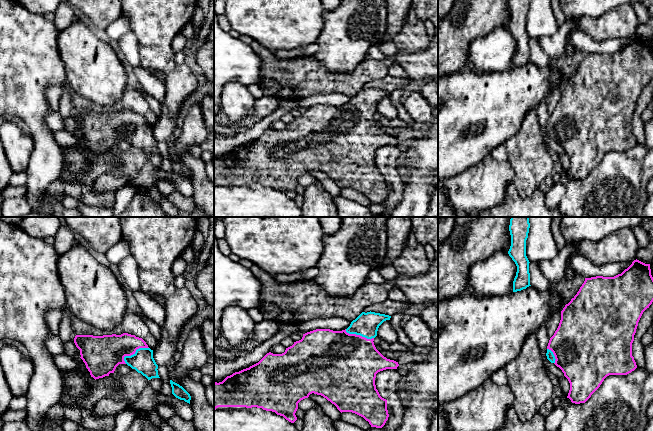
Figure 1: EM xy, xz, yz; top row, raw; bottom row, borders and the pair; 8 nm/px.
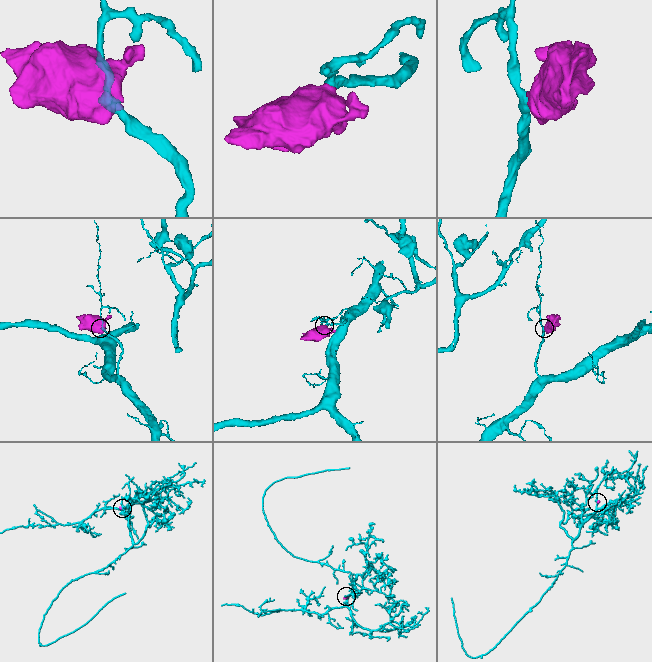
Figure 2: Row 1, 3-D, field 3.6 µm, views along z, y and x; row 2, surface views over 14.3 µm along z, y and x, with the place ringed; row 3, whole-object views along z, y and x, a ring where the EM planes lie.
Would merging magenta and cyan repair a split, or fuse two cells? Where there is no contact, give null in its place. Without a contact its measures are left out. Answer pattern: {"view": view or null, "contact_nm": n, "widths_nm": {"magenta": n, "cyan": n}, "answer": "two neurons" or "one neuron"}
{"view": "xy", "contact_nm": 240, "widths_nm": {"magenta": 300, "cyan": 180}, "answer": "one neuron"}

